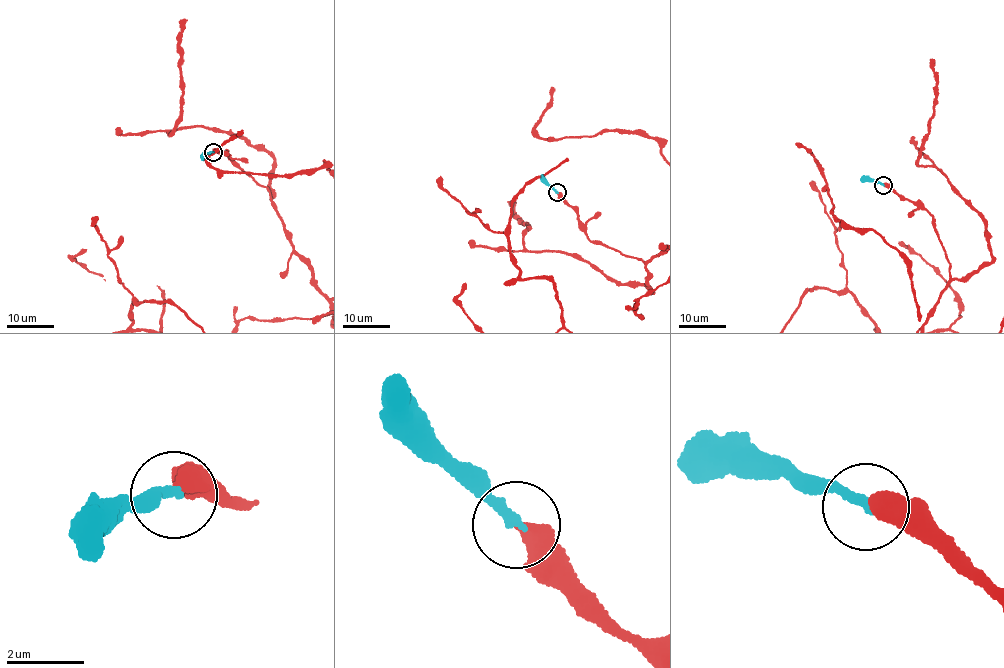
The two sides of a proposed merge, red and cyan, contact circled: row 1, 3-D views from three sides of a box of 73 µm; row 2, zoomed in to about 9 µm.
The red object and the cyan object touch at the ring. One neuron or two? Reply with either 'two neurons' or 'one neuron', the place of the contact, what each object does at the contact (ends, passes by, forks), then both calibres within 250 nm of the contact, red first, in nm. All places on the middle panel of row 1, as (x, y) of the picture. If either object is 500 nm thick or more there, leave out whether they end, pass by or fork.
one neuron | (557, 192) | red ends | cyan ends | 400/240 nm

